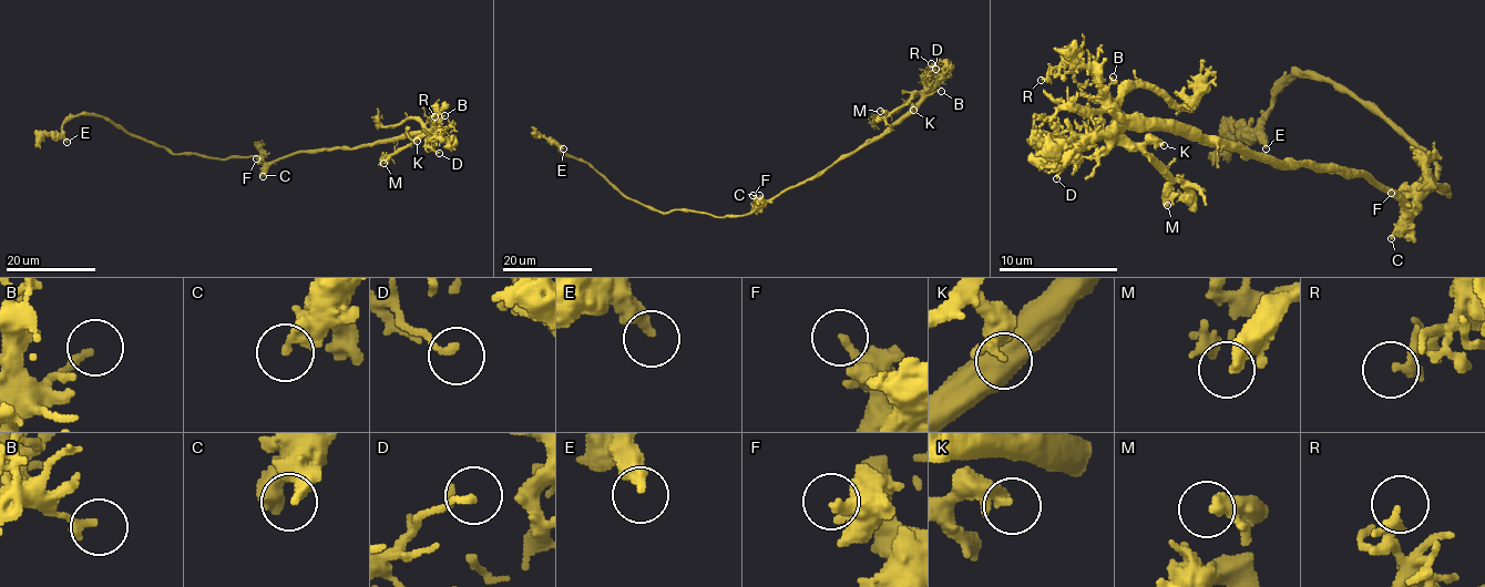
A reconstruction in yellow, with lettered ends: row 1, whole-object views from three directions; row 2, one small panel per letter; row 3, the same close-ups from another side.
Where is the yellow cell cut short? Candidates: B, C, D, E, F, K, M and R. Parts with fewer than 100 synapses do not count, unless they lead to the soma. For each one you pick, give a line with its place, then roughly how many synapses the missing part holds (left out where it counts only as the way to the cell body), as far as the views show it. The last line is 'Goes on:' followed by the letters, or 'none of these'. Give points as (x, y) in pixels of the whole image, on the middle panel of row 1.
Goes on: none of these

